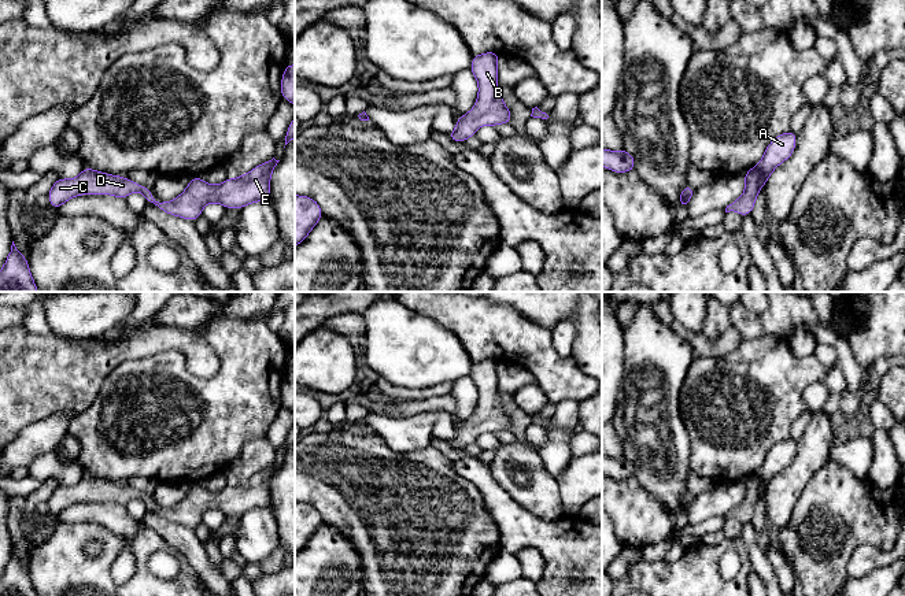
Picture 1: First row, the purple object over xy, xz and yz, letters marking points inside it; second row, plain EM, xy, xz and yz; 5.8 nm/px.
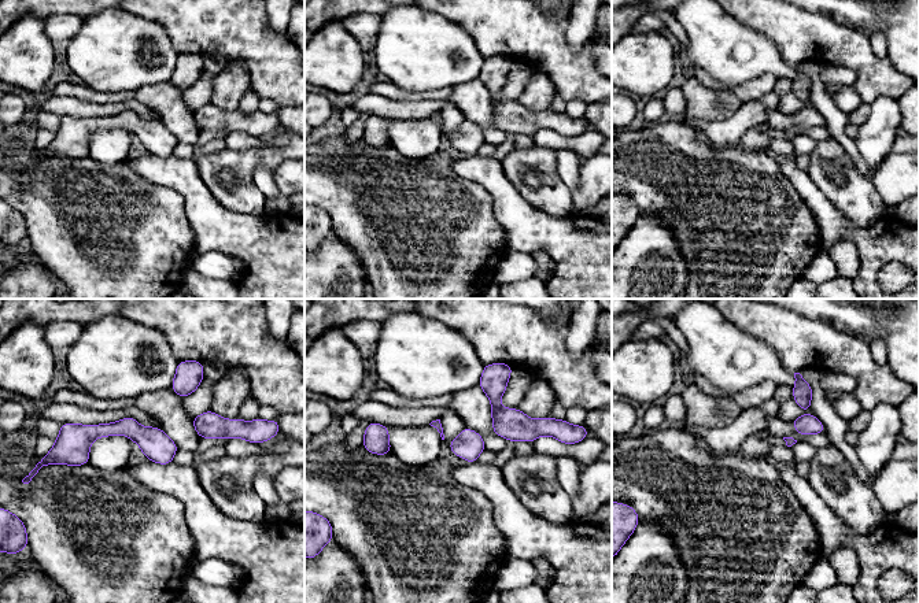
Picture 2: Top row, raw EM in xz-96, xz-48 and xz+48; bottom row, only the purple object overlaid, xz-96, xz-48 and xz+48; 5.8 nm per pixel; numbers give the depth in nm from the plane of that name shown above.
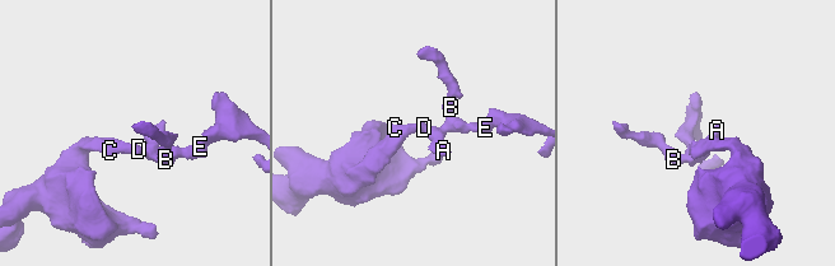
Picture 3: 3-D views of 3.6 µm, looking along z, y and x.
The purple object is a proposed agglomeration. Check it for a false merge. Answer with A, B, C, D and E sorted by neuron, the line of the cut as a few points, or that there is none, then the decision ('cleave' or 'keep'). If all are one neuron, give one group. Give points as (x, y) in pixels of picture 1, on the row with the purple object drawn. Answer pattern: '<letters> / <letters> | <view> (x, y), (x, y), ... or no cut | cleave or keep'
A B C D E | no cut | keep

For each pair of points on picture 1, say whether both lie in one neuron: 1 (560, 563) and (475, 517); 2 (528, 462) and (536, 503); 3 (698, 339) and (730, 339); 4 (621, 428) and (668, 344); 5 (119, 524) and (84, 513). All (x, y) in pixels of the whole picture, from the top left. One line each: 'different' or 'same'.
1: different
2: same
3: same
4: same
5: same

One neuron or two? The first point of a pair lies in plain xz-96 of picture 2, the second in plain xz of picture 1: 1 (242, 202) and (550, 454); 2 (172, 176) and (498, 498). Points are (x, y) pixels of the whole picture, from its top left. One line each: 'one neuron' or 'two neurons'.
1: two neurons
2: one neuron

